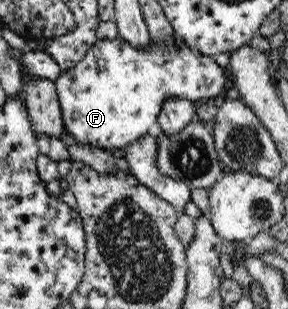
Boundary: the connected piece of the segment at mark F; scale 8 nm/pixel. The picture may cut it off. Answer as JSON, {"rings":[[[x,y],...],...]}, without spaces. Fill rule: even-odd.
{"rings":[[[122,38],[97,40],[88,49],[86,56],[70,70],[64,71],[55,80],[59,106],[62,112],[64,132],[68,133],[80,145],[96,146],[109,151],[115,148],[125,149],[140,137],[149,134],[149,128],[156,122],[165,99],[180,97],[196,104],[200,100],[212,100],[219,96],[229,82],[226,70],[216,63],[216,59],[202,56],[190,49],[178,39],[176,46],[153,45],[142,51],[134,49]]]}

